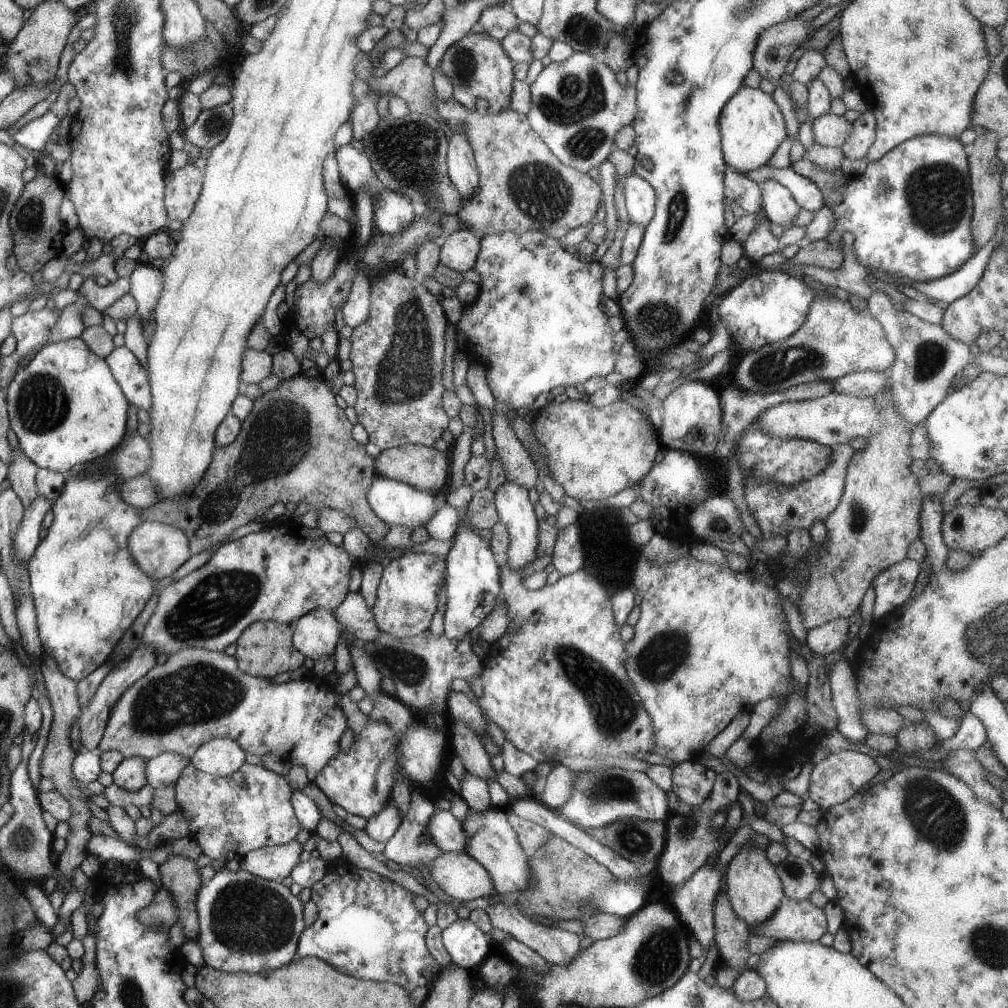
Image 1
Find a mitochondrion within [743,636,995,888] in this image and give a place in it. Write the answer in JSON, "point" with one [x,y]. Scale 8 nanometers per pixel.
{"point":[937,816]}

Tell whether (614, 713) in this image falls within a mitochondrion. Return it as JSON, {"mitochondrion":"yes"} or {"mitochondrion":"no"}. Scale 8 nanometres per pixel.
{"mitochondrion":"yes"}

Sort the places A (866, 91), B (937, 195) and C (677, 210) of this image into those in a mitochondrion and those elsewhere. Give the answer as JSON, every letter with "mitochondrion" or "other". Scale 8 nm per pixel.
{"A":"other","B":"mitochondrion","C":"mitochondrion"}

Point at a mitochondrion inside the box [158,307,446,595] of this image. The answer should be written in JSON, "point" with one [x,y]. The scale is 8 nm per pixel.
{"point":[278,437]}

